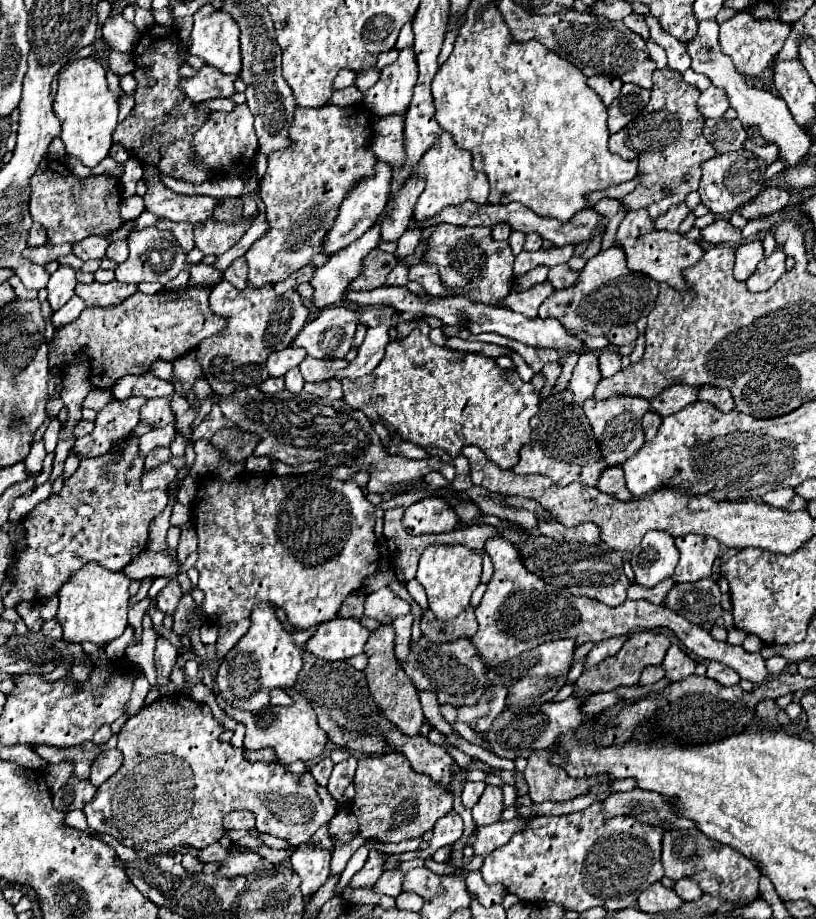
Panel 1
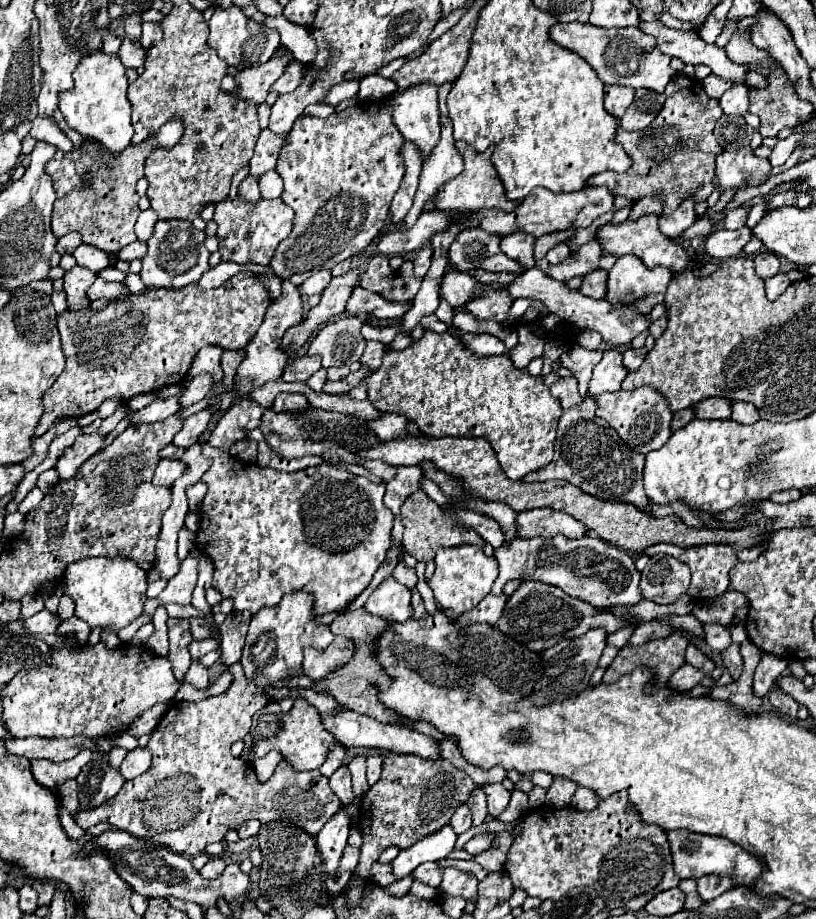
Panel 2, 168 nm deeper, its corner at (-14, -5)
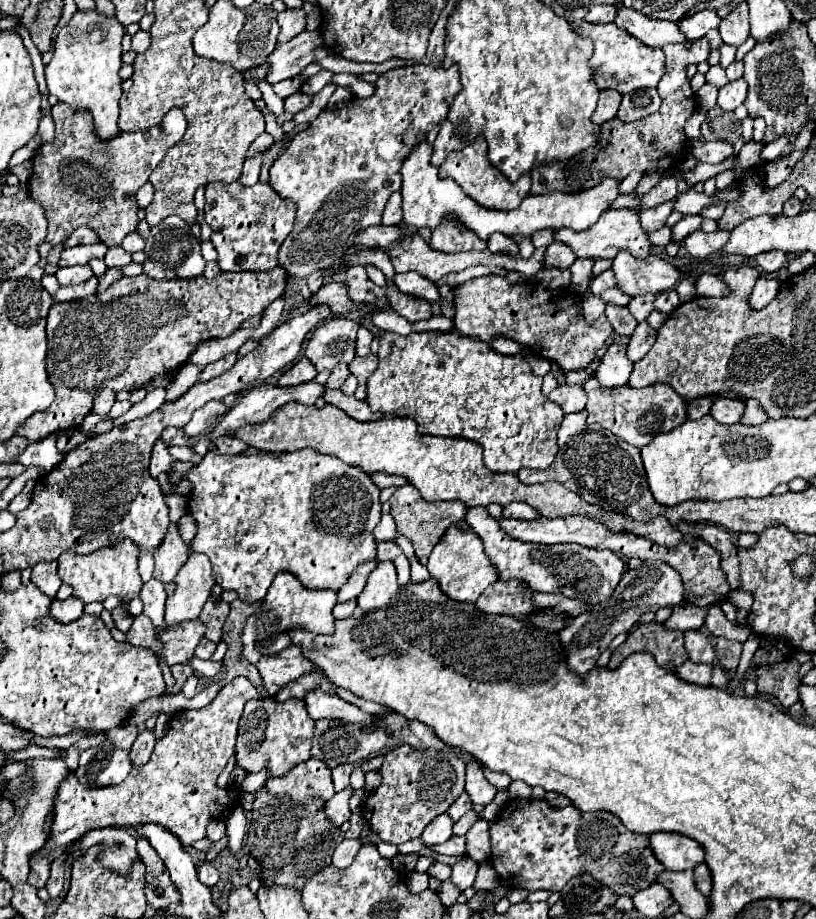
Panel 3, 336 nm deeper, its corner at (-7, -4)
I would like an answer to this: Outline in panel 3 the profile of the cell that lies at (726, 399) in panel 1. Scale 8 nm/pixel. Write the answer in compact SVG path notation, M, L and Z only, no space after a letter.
M745 400L745 410L743 410L743 418L741 422L747 426L755 426L755 424L763 424L767 420L767 414L763 412L763 408L759 406L759 402L755 400Z

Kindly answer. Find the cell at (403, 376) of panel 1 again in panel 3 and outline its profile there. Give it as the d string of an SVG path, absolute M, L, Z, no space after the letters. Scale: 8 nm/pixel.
M385 332L377 358L379 366L367 380L367 402L373 412L413 418L419 434L457 436L479 442L485 450L485 466L493 472L517 474L521 468L543 470L553 462L557 454L557 430L565 412L543 396L543 378L531 374L521 354L499 354L487 342L461 336L459 332L413 332L409 336Z

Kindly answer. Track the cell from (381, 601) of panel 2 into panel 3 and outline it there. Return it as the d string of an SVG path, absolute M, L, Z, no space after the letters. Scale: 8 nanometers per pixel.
M379 562L377 568L369 574L365 590L357 596L359 608L363 612L379 610L397 594L397 572L391 562Z

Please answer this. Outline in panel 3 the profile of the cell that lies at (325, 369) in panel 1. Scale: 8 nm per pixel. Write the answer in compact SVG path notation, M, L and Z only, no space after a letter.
M337 364L333 370L331 370L331 374L329 374L329 380L327 380L327 388L339 388L343 382L345 382L345 378L349 376L349 368L347 368L347 364Z

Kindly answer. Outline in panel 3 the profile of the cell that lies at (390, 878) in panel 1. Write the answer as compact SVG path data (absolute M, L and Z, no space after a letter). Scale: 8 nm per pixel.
M433 862L433 864L429 866L427 874L429 874L431 878L437 878L437 880L445 882L445 880L449 878L449 874L451 874L451 866L447 866L447 864L441 864L441 862Z

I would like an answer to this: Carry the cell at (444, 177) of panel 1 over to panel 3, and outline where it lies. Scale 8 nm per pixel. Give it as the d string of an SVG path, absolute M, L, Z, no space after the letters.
M477 138L473 144L465 146L463 150L459 150L455 154L449 154L447 162L439 168L439 172L449 172L469 198L473 198L477 204L481 204L485 208L493 208L493 210L515 210L521 204L521 200L529 194L529 186L531 186L529 176L519 178L517 182L511 184L497 168L493 168L487 158L487 142L483 138Z

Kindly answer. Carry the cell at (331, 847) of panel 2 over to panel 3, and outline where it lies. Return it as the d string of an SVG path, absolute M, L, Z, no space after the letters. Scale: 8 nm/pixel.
M347 786L345 790L337 792L327 804L325 804L325 814L327 814L327 820L331 820L331 824L335 824L337 828L349 820L351 816L351 810L349 810L349 798L353 794L353 788Z

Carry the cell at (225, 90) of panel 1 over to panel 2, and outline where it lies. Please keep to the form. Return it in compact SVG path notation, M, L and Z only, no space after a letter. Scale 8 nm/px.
M276 51L268 63L260 67L252 67L246 71L240 71L236 75L236 81L240 83L240 91L236 97L240 99L252 99L254 103L264 103L266 95L270 93L270 87L276 83L276 79L286 71L288 63L294 59L292 53L282 55Z

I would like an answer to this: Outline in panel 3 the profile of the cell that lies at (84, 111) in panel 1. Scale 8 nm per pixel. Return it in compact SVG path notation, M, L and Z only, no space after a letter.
M75 12L55 40L55 54L45 66L47 90L59 102L73 110L87 110L93 116L97 138L109 140L119 134L119 98L121 98L121 38L125 28L117 20L109 20L99 12Z

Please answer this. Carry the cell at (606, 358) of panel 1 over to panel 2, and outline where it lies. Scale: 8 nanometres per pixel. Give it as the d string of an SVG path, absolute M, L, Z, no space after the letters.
M644 347L642 349L628 349L628 351L624 351L624 365L628 367L628 371L636 371L642 365L644 357L646 357Z

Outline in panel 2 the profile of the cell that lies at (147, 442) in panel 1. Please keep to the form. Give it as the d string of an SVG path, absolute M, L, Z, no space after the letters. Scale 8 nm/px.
M206 409L206 411L200 411L200 413L194 413L190 415L186 421L184 421L184 427L182 431L174 437L174 445L178 447L190 447L198 441L198 437L208 429L210 421L212 421L212 411Z

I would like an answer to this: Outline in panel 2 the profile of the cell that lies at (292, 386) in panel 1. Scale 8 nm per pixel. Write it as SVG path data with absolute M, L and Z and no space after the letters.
M326 369L316 371L316 373L314 373L306 383L310 385L310 389L312 389L312 391L320 393L320 391L322 391L322 387L324 387L324 383L326 383Z

